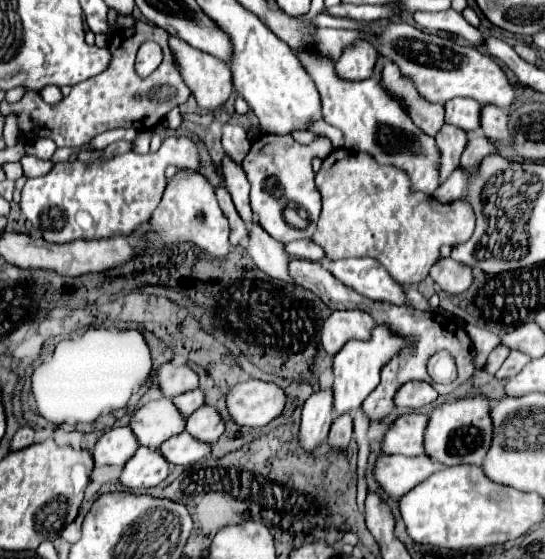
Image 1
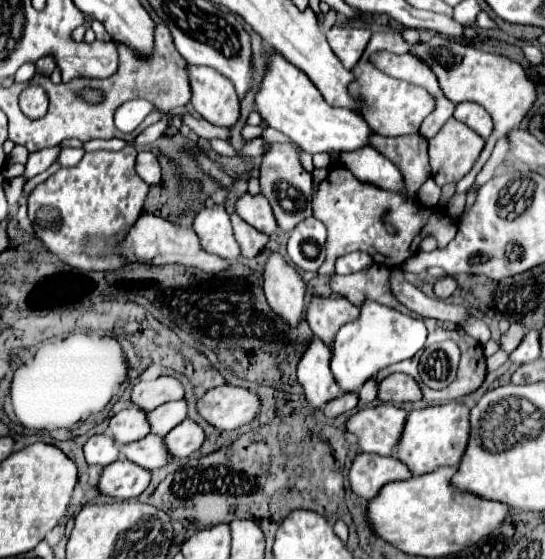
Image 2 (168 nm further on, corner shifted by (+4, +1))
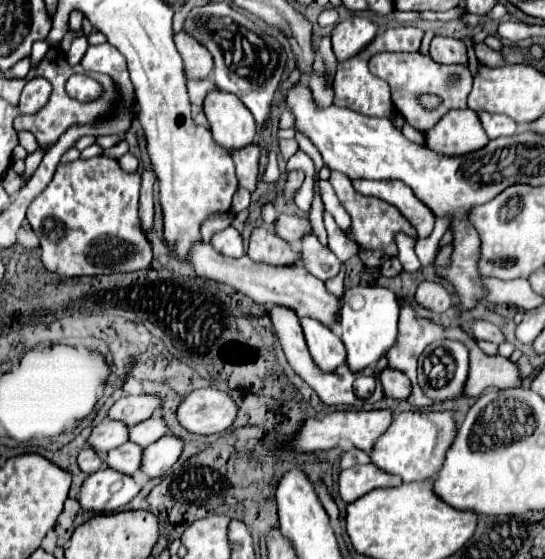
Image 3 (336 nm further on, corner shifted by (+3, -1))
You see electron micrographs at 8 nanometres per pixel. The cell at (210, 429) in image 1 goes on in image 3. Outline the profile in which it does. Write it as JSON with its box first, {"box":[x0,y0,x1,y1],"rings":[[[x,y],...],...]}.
{"box":[140,435,182,479],"rings":[[[174,435],[160,437],[142,451],[140,471],[148,475],[148,479],[160,477],[178,461],[180,453],[182,453],[182,441],[178,437]]]}

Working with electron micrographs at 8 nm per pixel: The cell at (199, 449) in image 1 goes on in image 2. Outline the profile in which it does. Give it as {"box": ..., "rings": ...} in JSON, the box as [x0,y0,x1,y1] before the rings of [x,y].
{"box":[121,433,173,471],"rings":[[[153,433],[137,443],[129,443],[125,447],[121,447],[121,457],[135,461],[141,467],[147,467],[151,471],[165,467],[173,459],[165,445],[165,437],[153,435]]]}

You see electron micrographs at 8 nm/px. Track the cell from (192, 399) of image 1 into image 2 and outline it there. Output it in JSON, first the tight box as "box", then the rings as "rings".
{"box":[149,399,187,435],"rings":[[[185,399],[163,403],[161,407],[157,407],[157,409],[153,409],[149,413],[149,423],[153,427],[151,433],[155,433],[155,435],[167,435],[185,417],[187,417],[187,401]]]}

